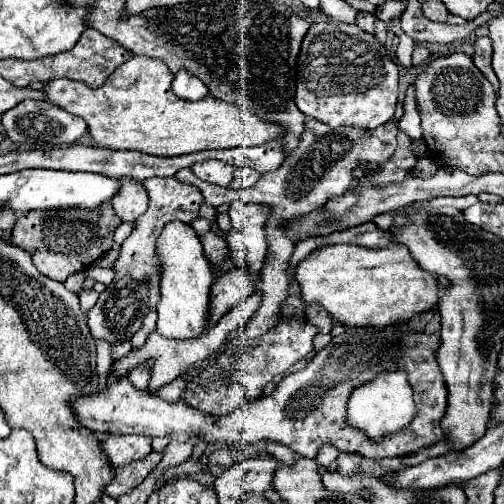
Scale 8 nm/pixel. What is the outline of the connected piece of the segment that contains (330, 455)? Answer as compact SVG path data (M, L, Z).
M323 446L323 448L319 450L319 454L317 454L317 460L319 460L321 466L329 466L331 462L337 460L339 454L341 454L341 452L339 452L335 446Z

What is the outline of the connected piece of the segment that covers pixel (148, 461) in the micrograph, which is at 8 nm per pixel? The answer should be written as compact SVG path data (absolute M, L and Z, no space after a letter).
M151 452L145 460L117 468L115 478L107 484L107 488L103 492L113 498L119 498L119 496L131 492L135 486L139 486L149 476L149 472L161 462L161 458L163 458L161 452Z

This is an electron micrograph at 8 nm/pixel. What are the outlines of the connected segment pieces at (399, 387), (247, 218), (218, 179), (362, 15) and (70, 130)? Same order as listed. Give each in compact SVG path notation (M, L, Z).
M405 372L381 374L373 382L363 384L351 394L351 400L347 406L347 424L367 432L373 440L379 440L385 432L397 432L405 428L413 420L413 416L415 416L413 390L407 382Z
M237 200L229 206L227 214L231 220L227 244L233 254L235 267L247 266L255 274L263 268L267 252L265 226L271 216L271 208L267 204L251 204Z
M205 160L199 164L193 164L193 174L205 182L217 184L217 186L229 186L233 174L235 174L235 166L227 164L227 162L219 162L219 160Z
M357 12L357 22L355 22L361 30L369 32L369 34L375 34L373 30L373 24L375 24L375 14L369 14L369 12Z
M23 100L15 108L3 114L3 128L5 134L17 144L25 148L53 148L53 146L67 146L75 144L87 130L83 118L69 114L67 110L45 102L45 100Z

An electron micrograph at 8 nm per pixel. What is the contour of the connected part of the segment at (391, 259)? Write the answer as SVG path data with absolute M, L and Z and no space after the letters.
M335 244L311 252L295 268L305 302L321 302L335 322L345 326L383 328L393 322L407 322L415 314L427 312L439 304L439 288L449 280L425 272L411 256L407 246L365 248L353 244Z

